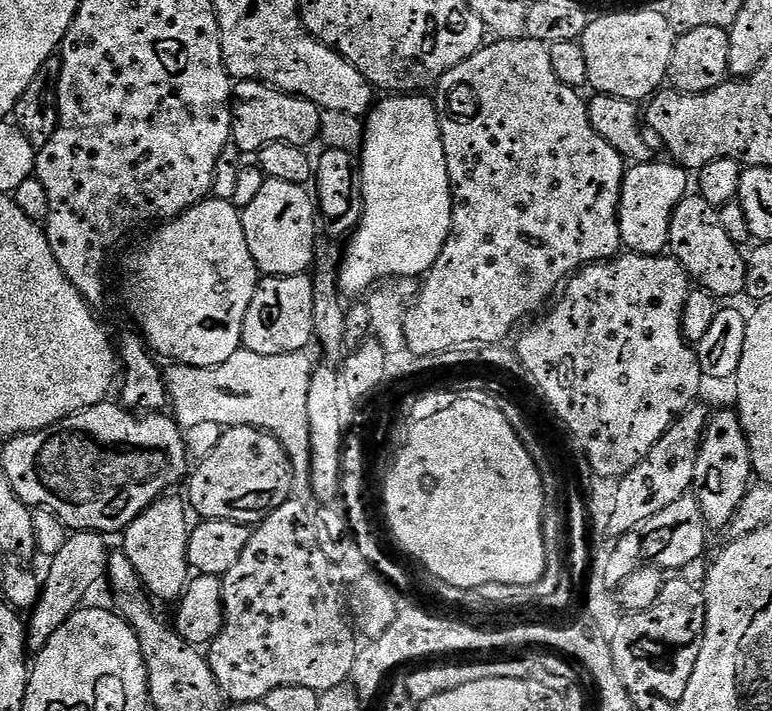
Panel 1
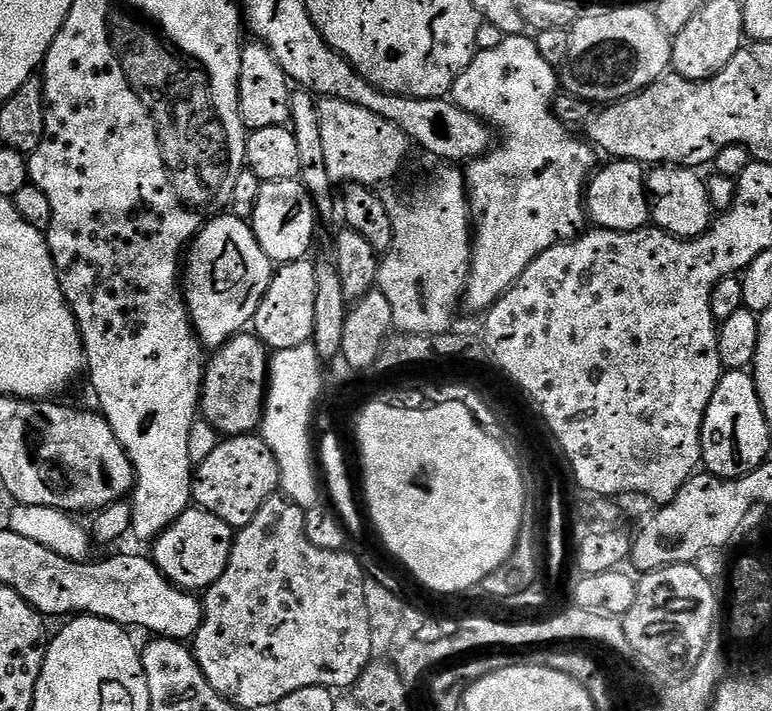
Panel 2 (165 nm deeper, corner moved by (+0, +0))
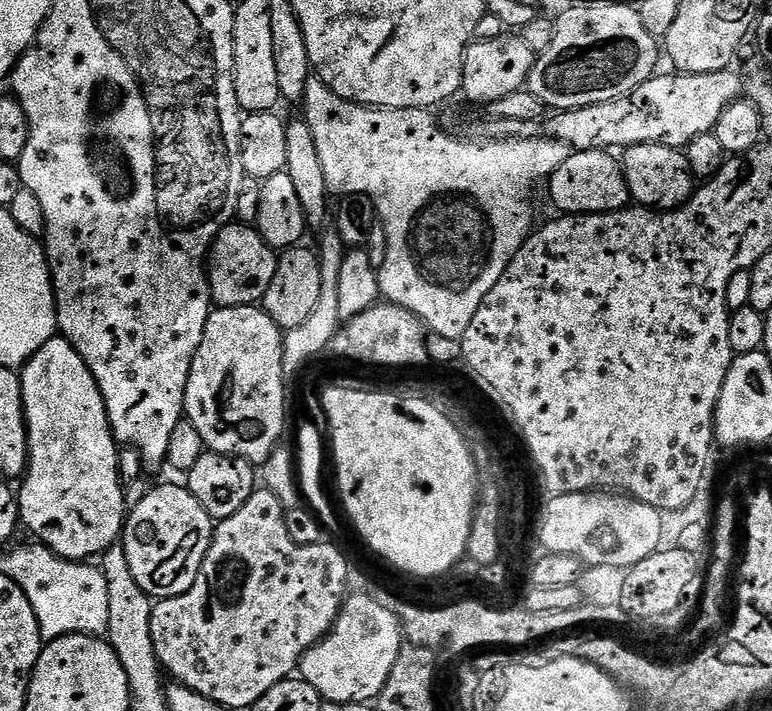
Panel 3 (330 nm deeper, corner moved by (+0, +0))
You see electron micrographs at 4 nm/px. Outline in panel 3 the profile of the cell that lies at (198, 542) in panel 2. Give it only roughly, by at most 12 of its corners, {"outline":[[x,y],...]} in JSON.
{"outline":[[187,487],[127,513],[130,572],[153,601],[186,594],[214,521]]}

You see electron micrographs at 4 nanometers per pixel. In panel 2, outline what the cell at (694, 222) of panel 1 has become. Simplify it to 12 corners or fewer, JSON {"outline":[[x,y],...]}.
{"outline":[[695,168],[647,173],[650,220],[695,238],[714,223],[707,179]]}

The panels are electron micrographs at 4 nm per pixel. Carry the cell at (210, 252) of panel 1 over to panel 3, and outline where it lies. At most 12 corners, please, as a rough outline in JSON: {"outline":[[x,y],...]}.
{"outline":[[227,224],[206,264],[221,308],[259,305],[277,253],[255,227]]}

